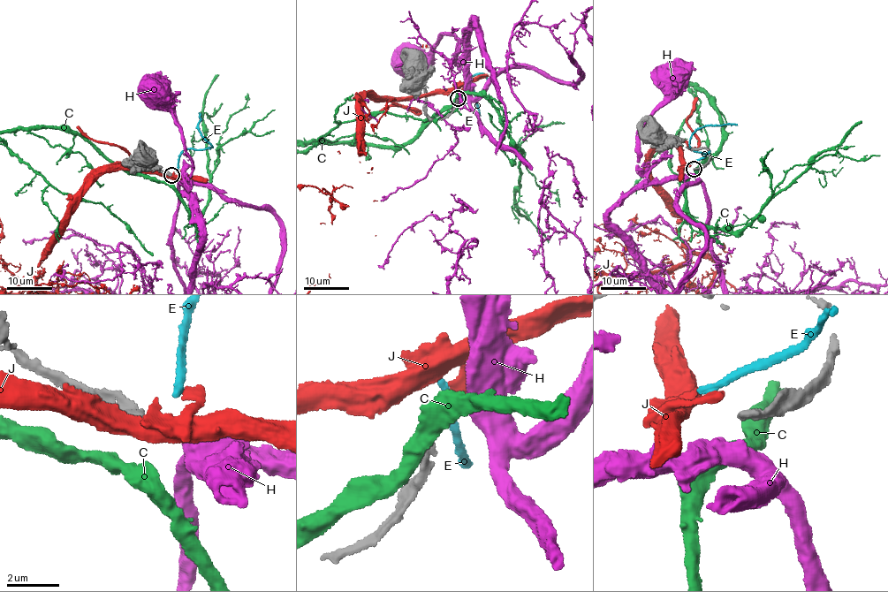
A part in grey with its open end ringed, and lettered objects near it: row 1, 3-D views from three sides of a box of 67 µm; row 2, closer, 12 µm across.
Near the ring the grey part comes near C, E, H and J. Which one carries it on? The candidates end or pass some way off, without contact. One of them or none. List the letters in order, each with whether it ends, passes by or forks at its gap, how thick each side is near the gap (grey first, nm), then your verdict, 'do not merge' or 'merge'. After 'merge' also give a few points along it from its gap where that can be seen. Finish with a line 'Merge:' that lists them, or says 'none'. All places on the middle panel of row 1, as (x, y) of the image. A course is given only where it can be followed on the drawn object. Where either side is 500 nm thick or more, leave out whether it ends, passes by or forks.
C: 360/500 nm | do not merge
E: it ends | 360/360 nm | do not merge
H: 360/700 nm | do not merge
J: 360/550 nm | do not merge
Merge: none

